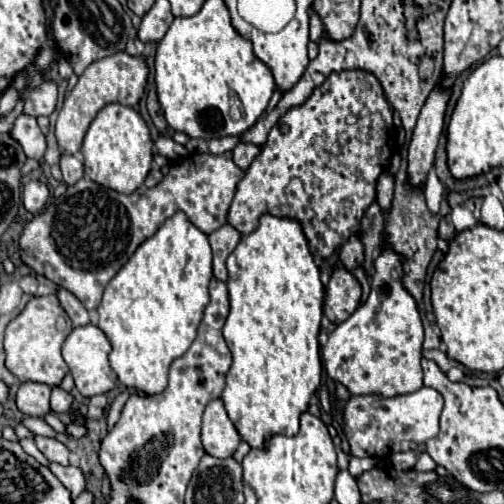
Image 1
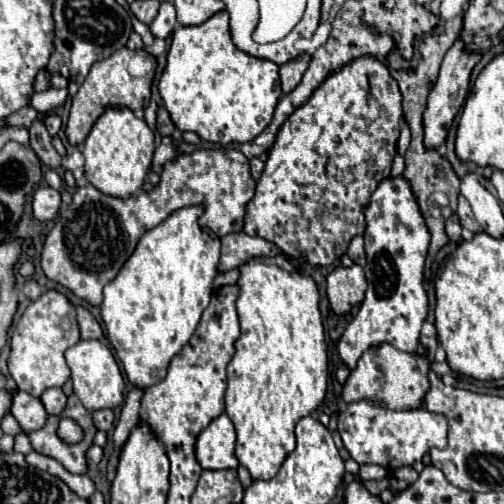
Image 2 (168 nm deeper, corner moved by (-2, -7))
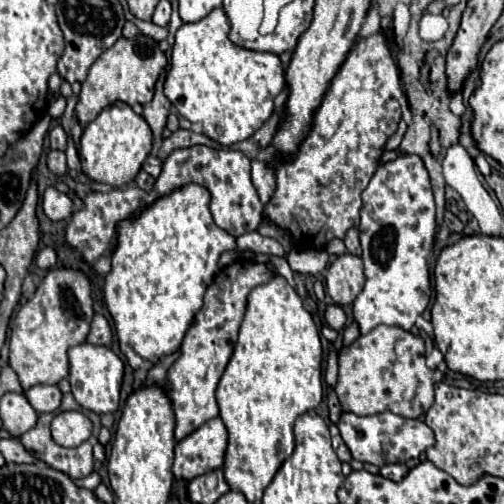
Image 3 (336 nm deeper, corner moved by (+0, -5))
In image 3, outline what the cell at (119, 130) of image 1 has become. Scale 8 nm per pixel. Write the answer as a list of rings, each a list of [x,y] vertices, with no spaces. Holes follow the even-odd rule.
[[[114,103],[102,109],[100,115],[86,125],[78,157],[82,171],[90,179],[98,183],[108,183],[112,187],[124,187],[136,179],[144,159],[150,155],[150,149],[152,133],[146,121],[140,115],[136,115],[126,103]]]

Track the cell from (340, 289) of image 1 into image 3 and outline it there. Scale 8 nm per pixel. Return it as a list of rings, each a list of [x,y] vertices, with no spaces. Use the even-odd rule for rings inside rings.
[[[350,253],[340,255],[326,271],[328,295],[336,305],[350,305],[364,287],[362,259]]]

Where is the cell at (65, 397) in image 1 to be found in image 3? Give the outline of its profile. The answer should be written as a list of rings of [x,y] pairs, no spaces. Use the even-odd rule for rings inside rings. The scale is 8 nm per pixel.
[[[34,385],[26,391],[26,399],[38,413],[48,413],[60,407],[62,393],[56,385]]]

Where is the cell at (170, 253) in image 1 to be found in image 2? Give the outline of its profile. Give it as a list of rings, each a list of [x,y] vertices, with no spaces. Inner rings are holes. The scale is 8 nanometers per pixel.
[[[190,205],[174,211],[168,219],[164,219],[154,229],[146,231],[122,265],[118,275],[104,287],[102,301],[102,319],[108,331],[108,339],[124,365],[126,377],[140,389],[152,387],[164,379],[170,359],[182,351],[182,347],[190,341],[192,333],[200,323],[202,311],[208,307],[212,297],[212,283],[218,275],[218,259],[220,259],[220,239],[212,231],[204,231],[198,223],[198,217],[204,213],[202,205]]]

